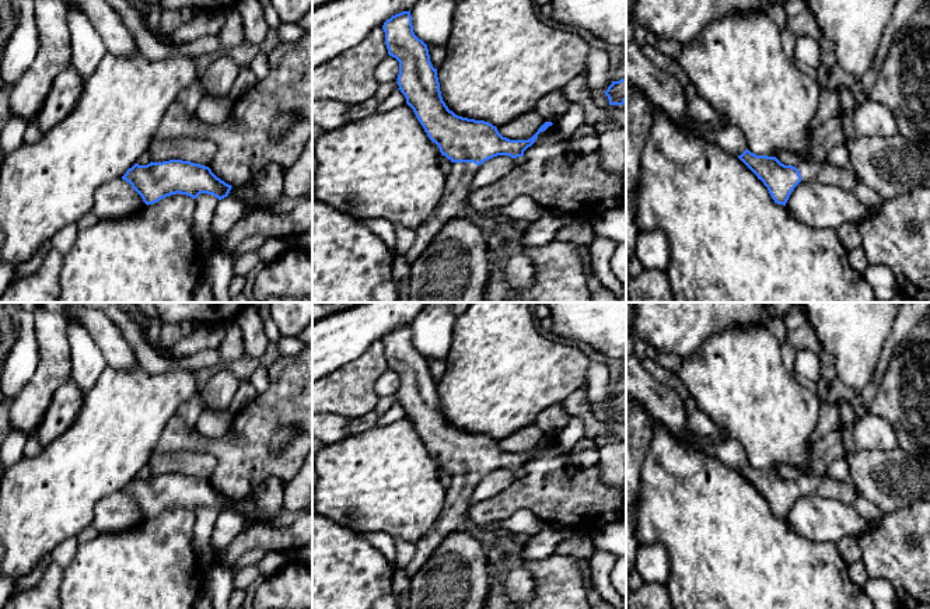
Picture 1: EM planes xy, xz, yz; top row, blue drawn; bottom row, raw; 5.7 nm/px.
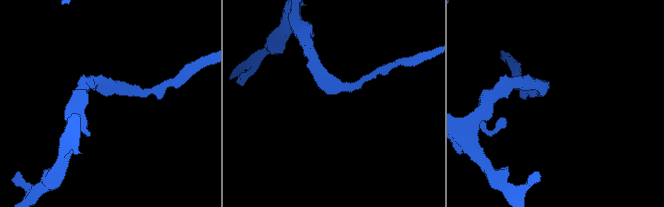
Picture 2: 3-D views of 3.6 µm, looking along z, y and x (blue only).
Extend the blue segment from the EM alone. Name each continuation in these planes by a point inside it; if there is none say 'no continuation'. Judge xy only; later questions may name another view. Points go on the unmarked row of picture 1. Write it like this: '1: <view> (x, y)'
no continuation

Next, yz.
1: yz (824, 486)

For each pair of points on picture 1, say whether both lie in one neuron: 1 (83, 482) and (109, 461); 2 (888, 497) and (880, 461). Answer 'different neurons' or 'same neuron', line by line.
1: same neuron
2: same neuron

